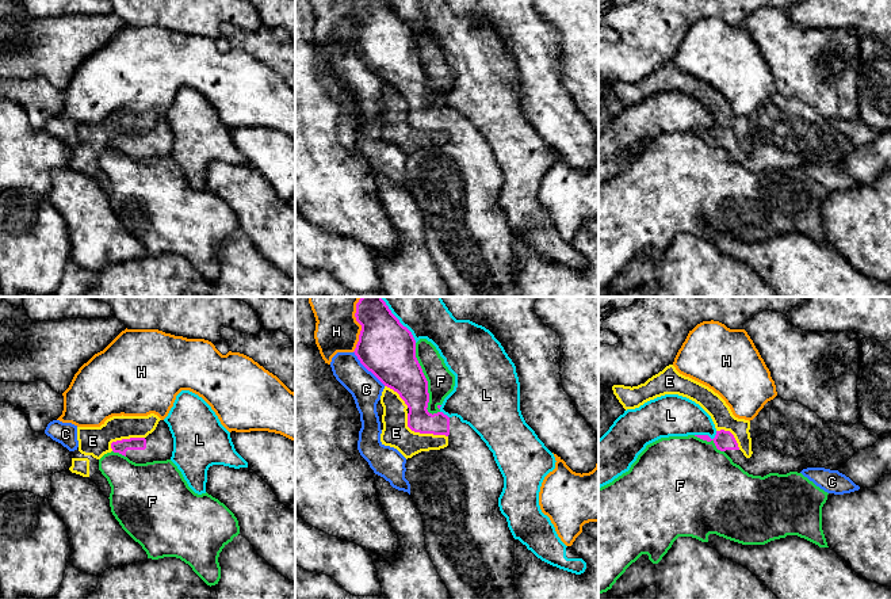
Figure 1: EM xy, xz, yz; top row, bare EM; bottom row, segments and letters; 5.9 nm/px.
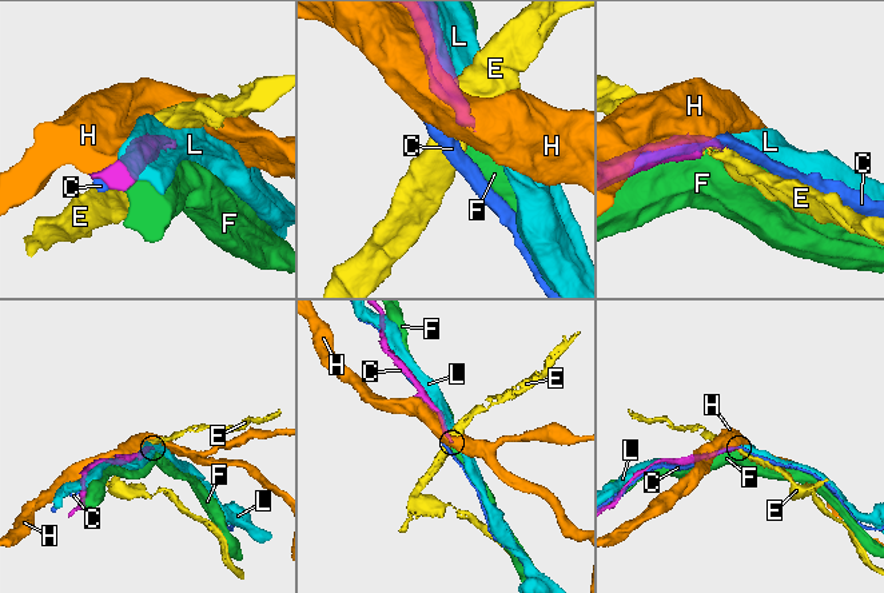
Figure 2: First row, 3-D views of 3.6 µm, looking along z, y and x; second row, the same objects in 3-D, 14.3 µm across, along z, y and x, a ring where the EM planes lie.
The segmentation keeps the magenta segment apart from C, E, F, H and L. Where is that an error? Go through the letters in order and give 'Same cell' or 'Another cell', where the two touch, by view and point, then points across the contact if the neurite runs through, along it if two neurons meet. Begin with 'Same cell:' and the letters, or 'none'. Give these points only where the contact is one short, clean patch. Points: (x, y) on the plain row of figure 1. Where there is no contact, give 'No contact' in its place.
Same cell: none
C: Another cell. Touches magenta at xz (367, 65)
E: Another cell. Touches magenta at xz (421, 129)
F: Another cell. Touches magenta at xz (425, 76)
H: Another cell. Touches magenta at xz (362, 25)
L: Another cell. Touches magenta at xz (400, 19)

